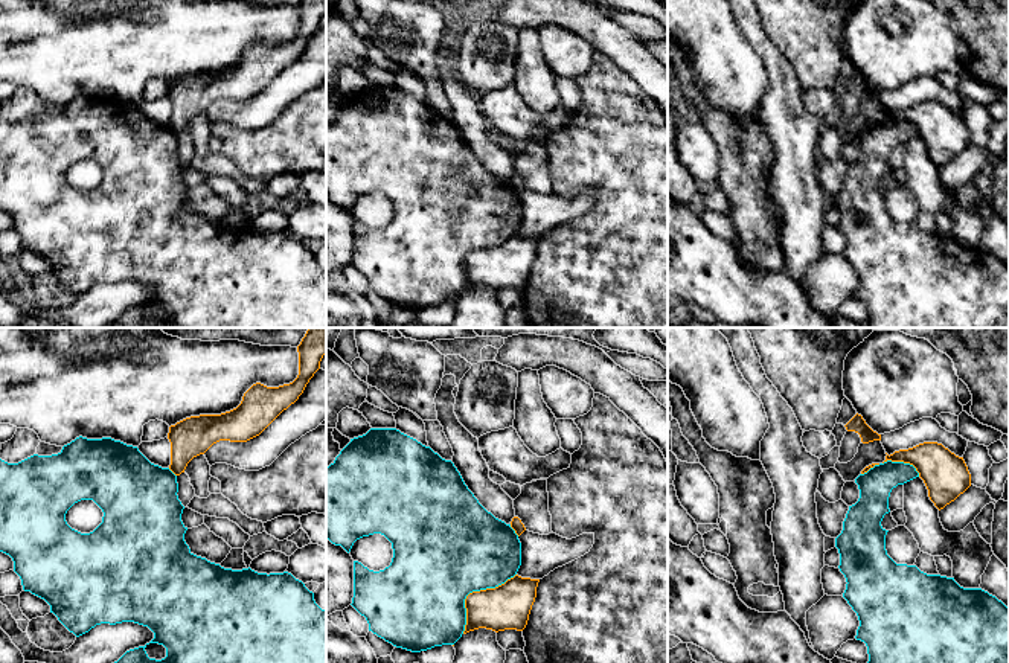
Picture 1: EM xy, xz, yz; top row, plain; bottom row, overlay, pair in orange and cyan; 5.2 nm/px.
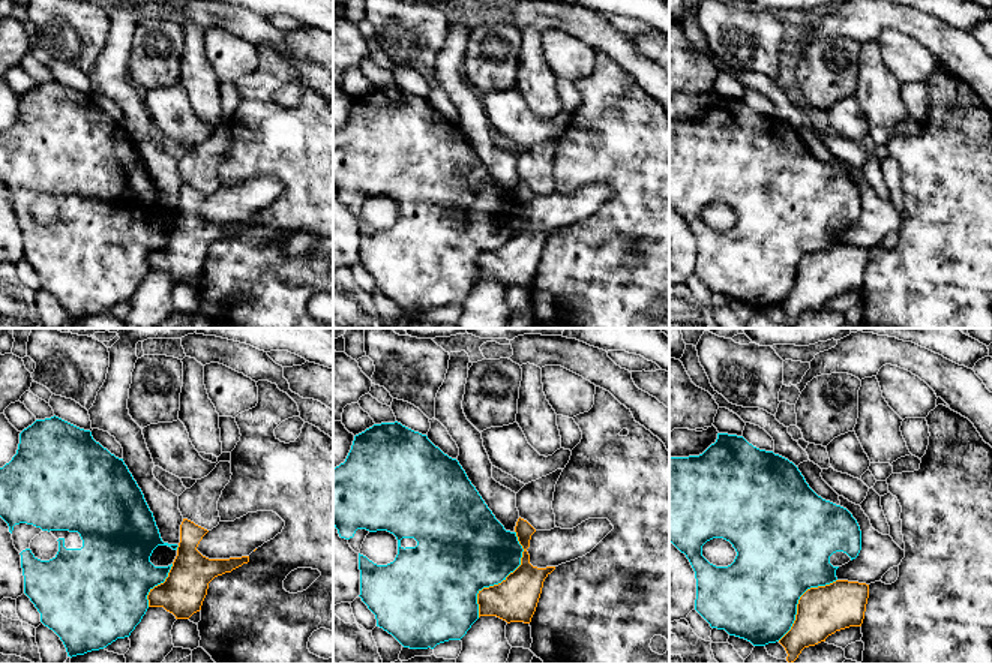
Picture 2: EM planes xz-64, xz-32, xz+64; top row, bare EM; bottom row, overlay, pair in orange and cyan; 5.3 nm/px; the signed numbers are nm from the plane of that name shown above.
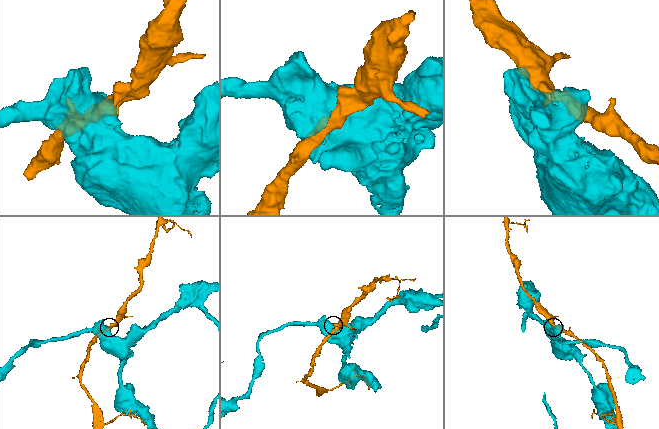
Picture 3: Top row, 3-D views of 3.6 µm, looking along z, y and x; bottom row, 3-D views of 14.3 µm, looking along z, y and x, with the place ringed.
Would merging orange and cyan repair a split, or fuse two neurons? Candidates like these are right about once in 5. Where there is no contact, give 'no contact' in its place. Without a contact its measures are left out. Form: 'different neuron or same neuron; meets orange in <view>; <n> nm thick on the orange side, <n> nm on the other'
different neuron; meets orange in xz; 240 nm thick on the orange side, 500 nm on the other

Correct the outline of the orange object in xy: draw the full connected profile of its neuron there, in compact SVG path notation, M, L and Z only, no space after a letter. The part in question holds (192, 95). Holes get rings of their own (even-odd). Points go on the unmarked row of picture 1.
M300 0L297 11L299 34L293 41L279 46L256 41L244 52L236 67L221 73L191 75L171 84L168 91L169 128L180 134L194 116L204 113L219 99L247 101L259 94L283 69L294 62L320 27L326 0Z

